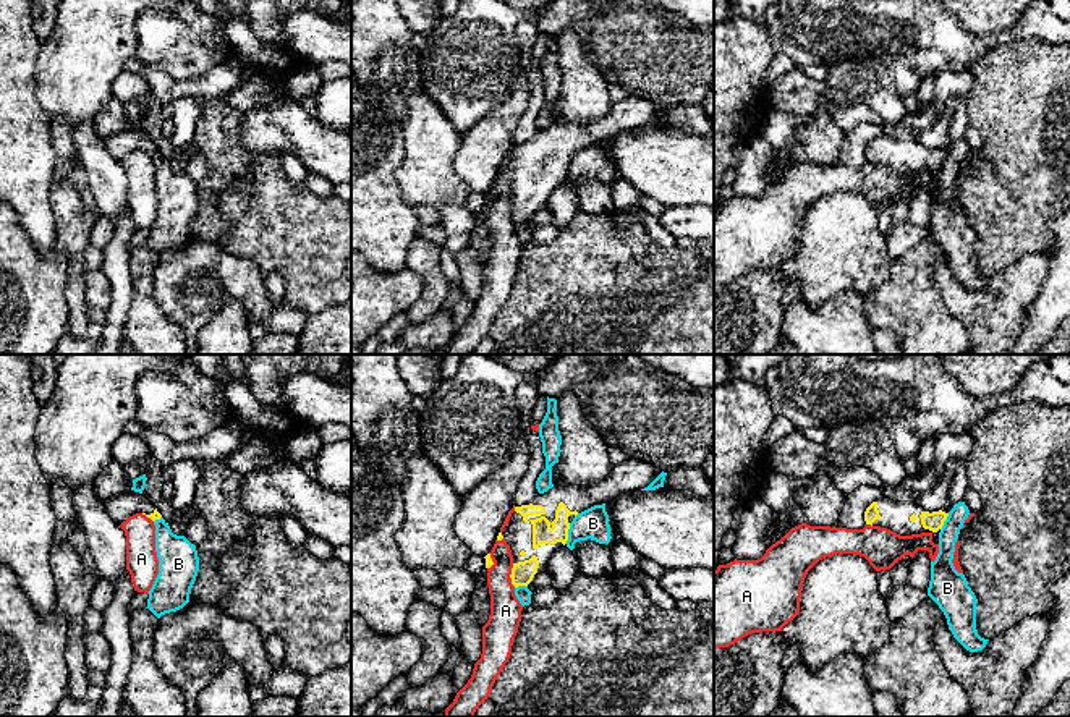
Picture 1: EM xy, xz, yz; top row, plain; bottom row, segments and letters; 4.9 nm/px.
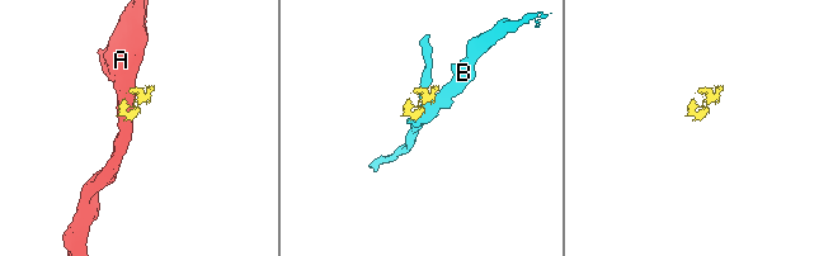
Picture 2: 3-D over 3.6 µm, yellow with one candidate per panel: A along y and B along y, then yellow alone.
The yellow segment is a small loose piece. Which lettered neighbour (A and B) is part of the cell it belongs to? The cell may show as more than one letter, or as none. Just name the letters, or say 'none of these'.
none of these

